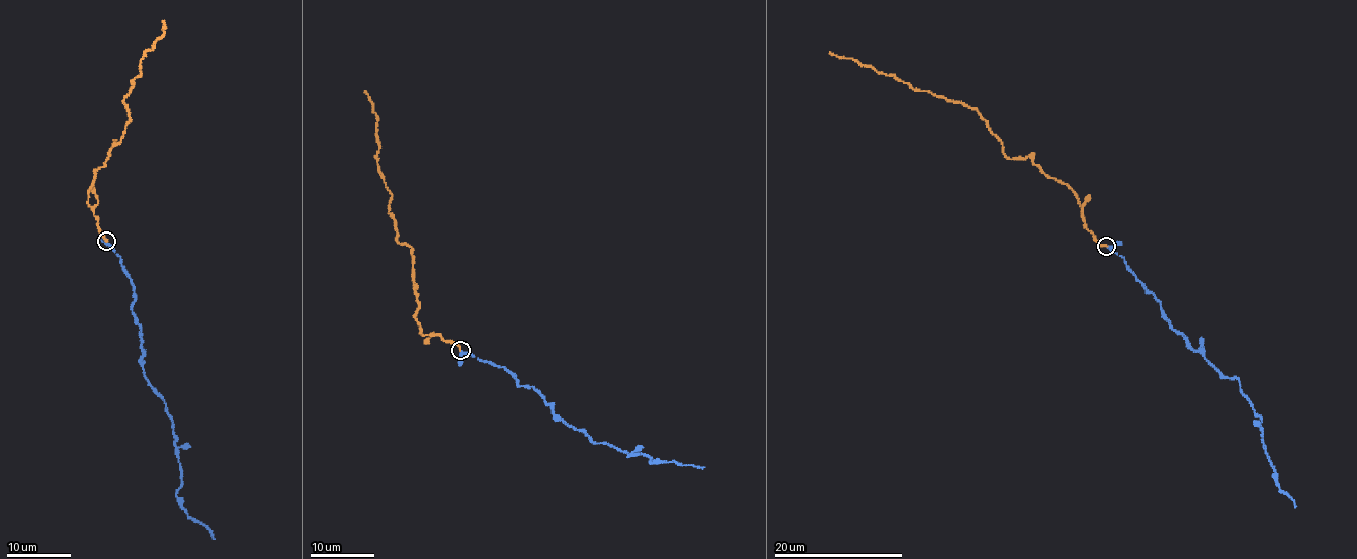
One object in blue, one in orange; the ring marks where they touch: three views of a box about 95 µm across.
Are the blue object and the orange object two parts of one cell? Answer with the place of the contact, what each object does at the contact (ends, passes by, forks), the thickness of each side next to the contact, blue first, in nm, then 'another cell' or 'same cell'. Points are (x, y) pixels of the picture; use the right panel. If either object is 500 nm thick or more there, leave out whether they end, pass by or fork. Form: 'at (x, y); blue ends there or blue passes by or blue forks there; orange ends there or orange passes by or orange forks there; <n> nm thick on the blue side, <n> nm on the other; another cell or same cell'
at (1106, 246); blue passes by; orange ends there; 220 nm thick on the blue side, 140 nm on the other; same cell

